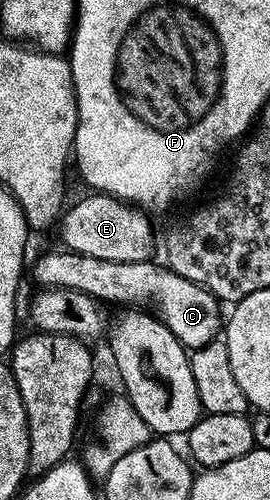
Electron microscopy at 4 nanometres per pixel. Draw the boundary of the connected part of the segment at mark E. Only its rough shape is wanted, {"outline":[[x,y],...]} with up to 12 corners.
{"outline":[[86,194],[60,217],[69,251],[108,262],[153,257],[143,209]]}

